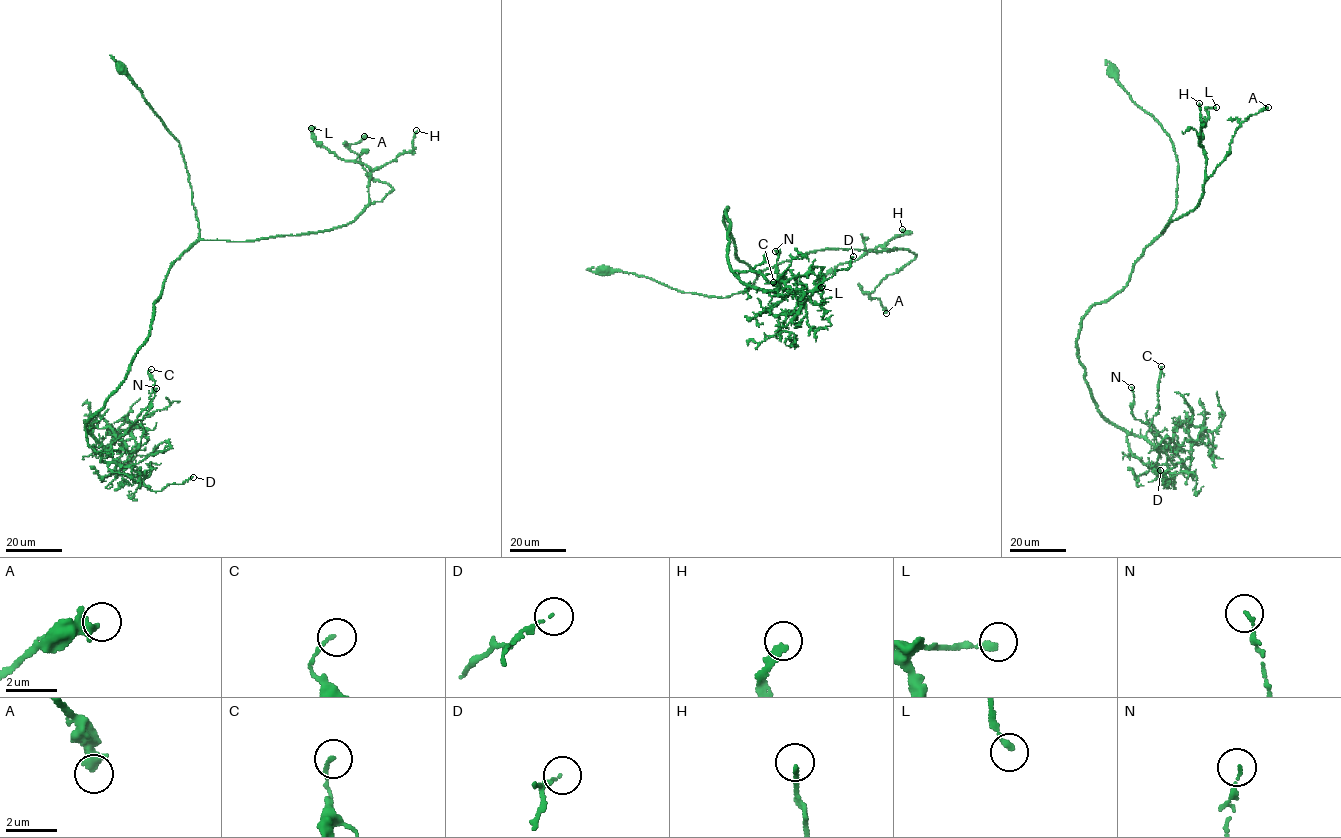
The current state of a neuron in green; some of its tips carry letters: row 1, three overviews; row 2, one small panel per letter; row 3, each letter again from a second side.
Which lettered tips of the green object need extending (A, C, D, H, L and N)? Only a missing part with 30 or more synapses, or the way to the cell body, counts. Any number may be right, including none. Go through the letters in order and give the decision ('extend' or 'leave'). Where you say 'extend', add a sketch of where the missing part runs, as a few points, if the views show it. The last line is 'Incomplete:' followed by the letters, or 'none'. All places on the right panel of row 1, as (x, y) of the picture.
A: leave
C: leave
D: leave
H: leave
L: leave
N: leave
Incomplete: none

